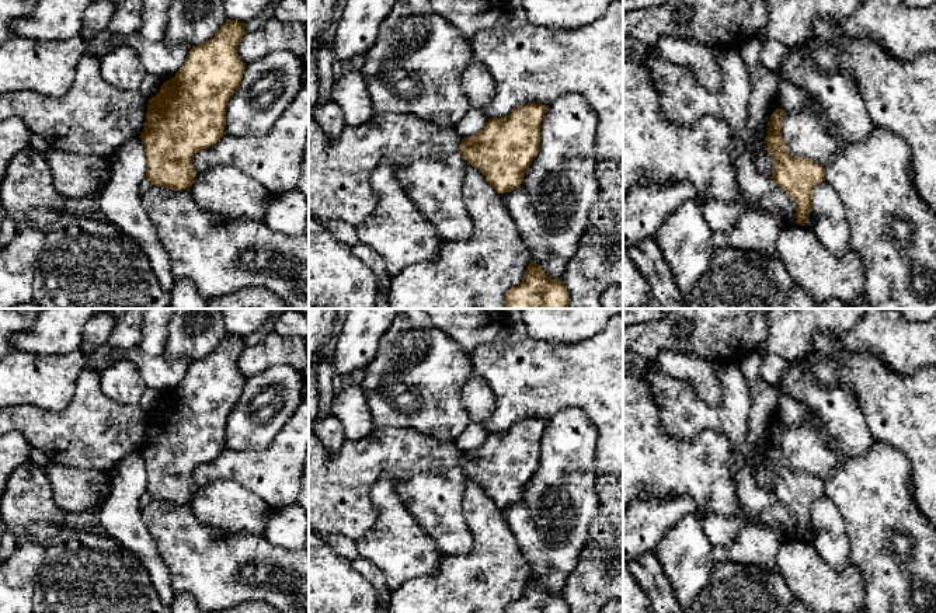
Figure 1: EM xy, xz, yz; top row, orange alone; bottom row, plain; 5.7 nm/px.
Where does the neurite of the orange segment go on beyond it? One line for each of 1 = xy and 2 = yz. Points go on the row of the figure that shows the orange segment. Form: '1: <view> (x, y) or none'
1: none
2: none

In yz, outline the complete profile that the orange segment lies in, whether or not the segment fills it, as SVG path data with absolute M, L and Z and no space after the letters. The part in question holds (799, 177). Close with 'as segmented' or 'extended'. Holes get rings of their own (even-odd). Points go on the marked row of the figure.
M777 108L768 125L765 144L773 159L772 180L796 202L796 224L805 226L813 210L813 191L825 181L825 168L810 159L794 157L782 136L784 111Z | as segmented

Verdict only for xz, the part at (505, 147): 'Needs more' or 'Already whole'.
Already whole

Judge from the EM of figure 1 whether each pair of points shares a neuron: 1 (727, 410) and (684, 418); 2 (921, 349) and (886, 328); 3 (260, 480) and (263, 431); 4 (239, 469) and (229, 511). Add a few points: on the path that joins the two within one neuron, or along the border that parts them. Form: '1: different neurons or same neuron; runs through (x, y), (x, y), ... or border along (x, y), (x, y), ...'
1: same neuron; runs through (716, 417), (695, 417)
2: same neuron; runs through (912, 345), (903, 345), (894, 337)
3: different neurons; border along (284, 427), (265, 448), (229, 450)
4: different neurons; border along (204, 484), (211, 479), (232, 479), (264, 501)

